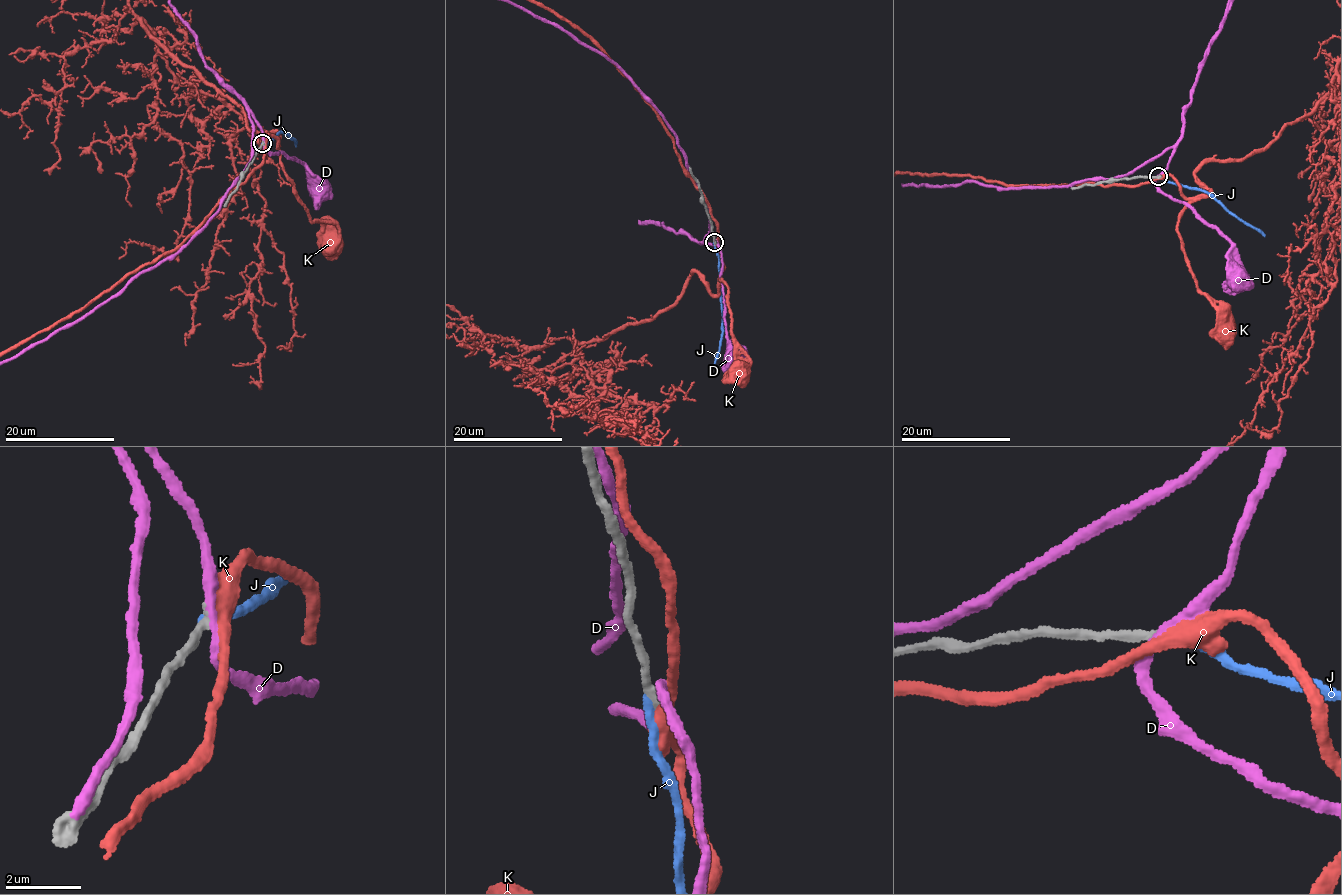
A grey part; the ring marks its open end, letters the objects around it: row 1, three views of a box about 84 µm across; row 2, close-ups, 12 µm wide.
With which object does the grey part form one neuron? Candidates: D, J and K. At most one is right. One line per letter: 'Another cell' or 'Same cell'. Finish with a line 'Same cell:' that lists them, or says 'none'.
D: Another cell
J: Same cell
K: Another cell
Same cell: J

